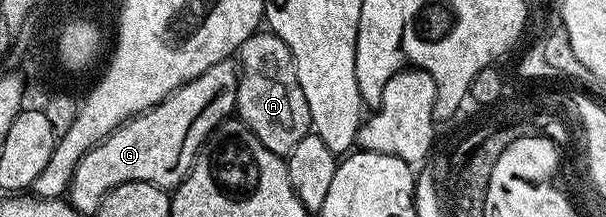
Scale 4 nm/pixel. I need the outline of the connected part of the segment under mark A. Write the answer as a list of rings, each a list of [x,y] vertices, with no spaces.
[[[258,32],[241,46],[235,114],[244,126],[255,132],[263,148],[282,156],[288,156],[295,144],[311,133],[307,96],[303,96],[291,48],[283,44],[278,34]]]

